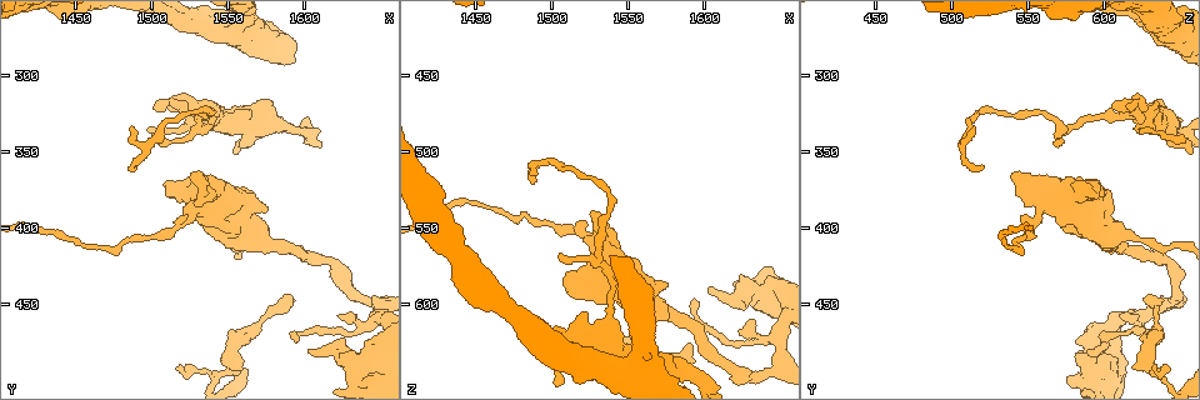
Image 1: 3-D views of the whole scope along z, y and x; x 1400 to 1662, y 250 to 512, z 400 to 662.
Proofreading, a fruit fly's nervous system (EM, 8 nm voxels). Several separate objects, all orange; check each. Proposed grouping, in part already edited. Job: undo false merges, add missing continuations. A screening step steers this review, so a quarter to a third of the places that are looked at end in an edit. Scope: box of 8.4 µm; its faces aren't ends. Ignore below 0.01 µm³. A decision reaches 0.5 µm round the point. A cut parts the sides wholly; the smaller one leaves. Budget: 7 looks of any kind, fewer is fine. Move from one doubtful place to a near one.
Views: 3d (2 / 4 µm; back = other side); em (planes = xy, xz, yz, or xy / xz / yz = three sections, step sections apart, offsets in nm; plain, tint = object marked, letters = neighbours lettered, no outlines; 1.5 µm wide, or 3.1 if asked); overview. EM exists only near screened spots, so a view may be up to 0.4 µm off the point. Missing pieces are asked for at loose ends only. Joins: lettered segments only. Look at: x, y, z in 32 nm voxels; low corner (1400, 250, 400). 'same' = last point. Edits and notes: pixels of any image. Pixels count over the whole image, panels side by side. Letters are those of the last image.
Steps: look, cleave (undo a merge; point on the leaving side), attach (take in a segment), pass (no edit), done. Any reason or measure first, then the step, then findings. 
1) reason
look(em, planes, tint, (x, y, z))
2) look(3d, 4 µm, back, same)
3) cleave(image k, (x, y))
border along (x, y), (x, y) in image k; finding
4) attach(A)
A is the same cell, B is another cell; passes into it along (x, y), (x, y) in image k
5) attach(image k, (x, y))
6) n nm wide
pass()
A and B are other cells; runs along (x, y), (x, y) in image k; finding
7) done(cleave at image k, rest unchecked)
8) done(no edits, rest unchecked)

tapers out
look(3d, 4 µm, (1518, 492, 632))

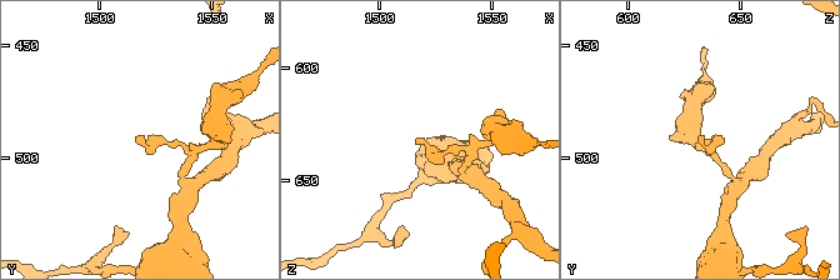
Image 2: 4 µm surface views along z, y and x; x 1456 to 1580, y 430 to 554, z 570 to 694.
need the tissue
look(em, planes, letters, (1517, 491, 631))

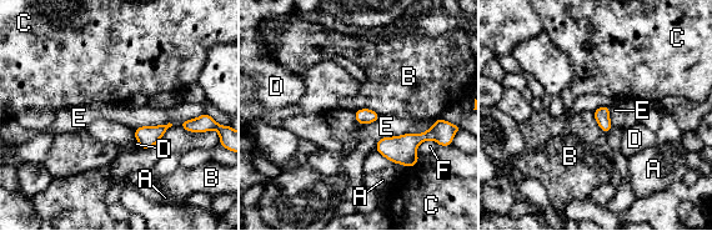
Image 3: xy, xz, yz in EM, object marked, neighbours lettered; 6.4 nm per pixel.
pass()
A, B, C, D, E and F are other cells; border along (416, 164), (411, 166) in image 3; none of them fits

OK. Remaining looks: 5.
branch stops here
look(em, planes, letters, (1602, 480, 590))

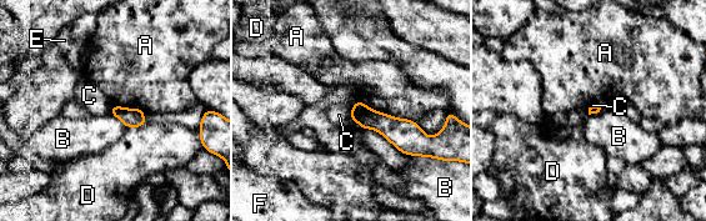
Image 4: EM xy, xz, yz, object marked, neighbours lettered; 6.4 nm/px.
pass()
A, B, C, D, E and F are other cells; border along (350, 108), (351, 119) in image 4; no lettered segment goes on from it

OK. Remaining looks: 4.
thin end
look(3d, 4 µm, (1502, 342, 570))

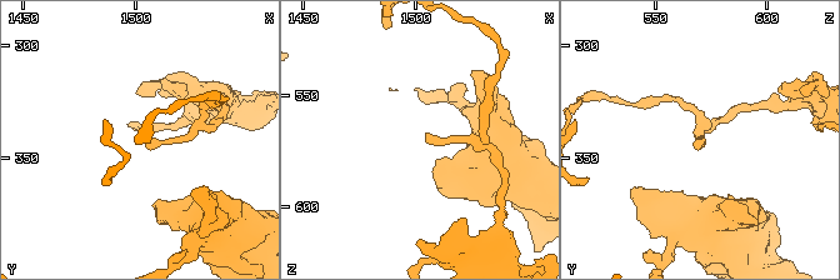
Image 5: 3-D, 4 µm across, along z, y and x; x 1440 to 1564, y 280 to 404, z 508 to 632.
look(em, xz, step 4, letters, (1504, 342, 569))

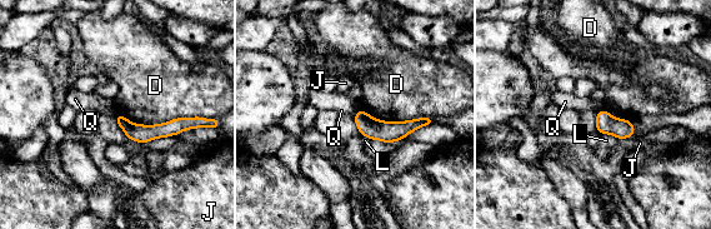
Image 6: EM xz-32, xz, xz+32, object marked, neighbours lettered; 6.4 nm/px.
pass()
D, J, L and Q are other cells; runs along (357, 117), (374, 129), (429, 120) in image 6; no lettered segment goes on from it

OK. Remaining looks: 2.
done(no edits, rest unchecked)

